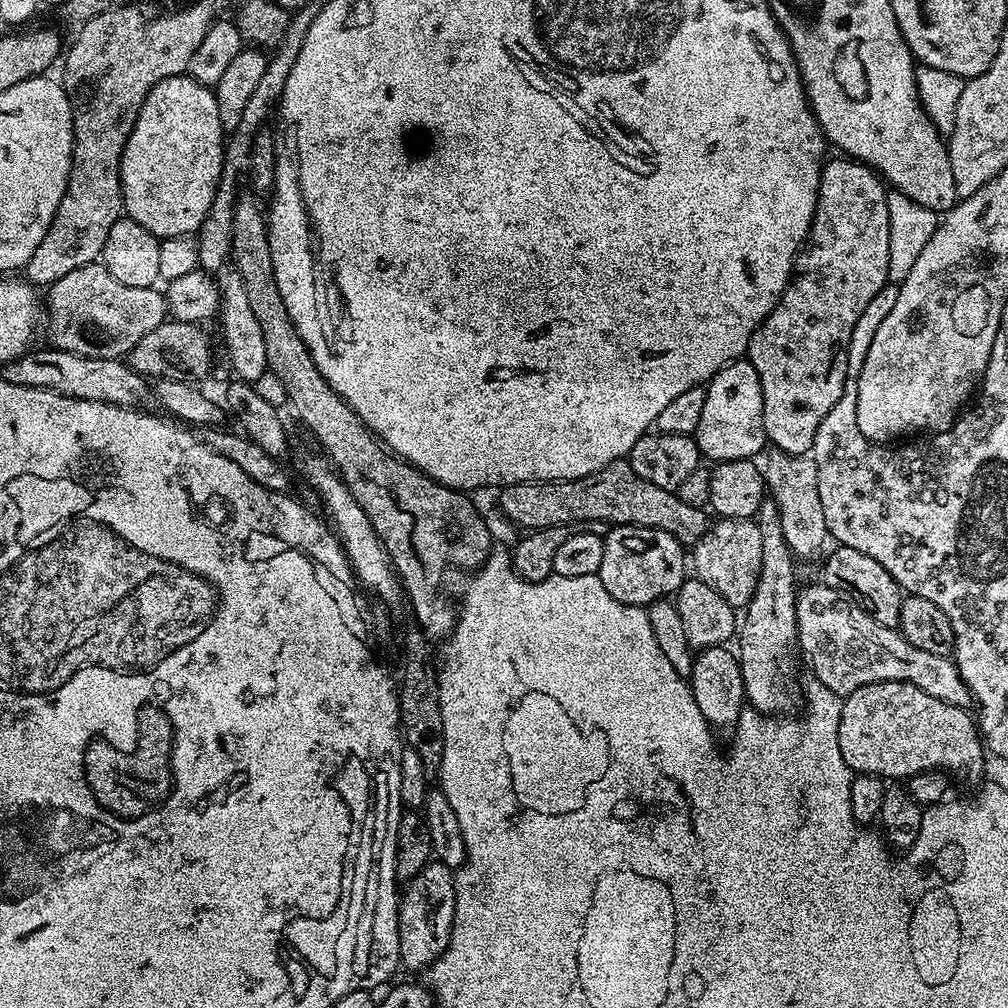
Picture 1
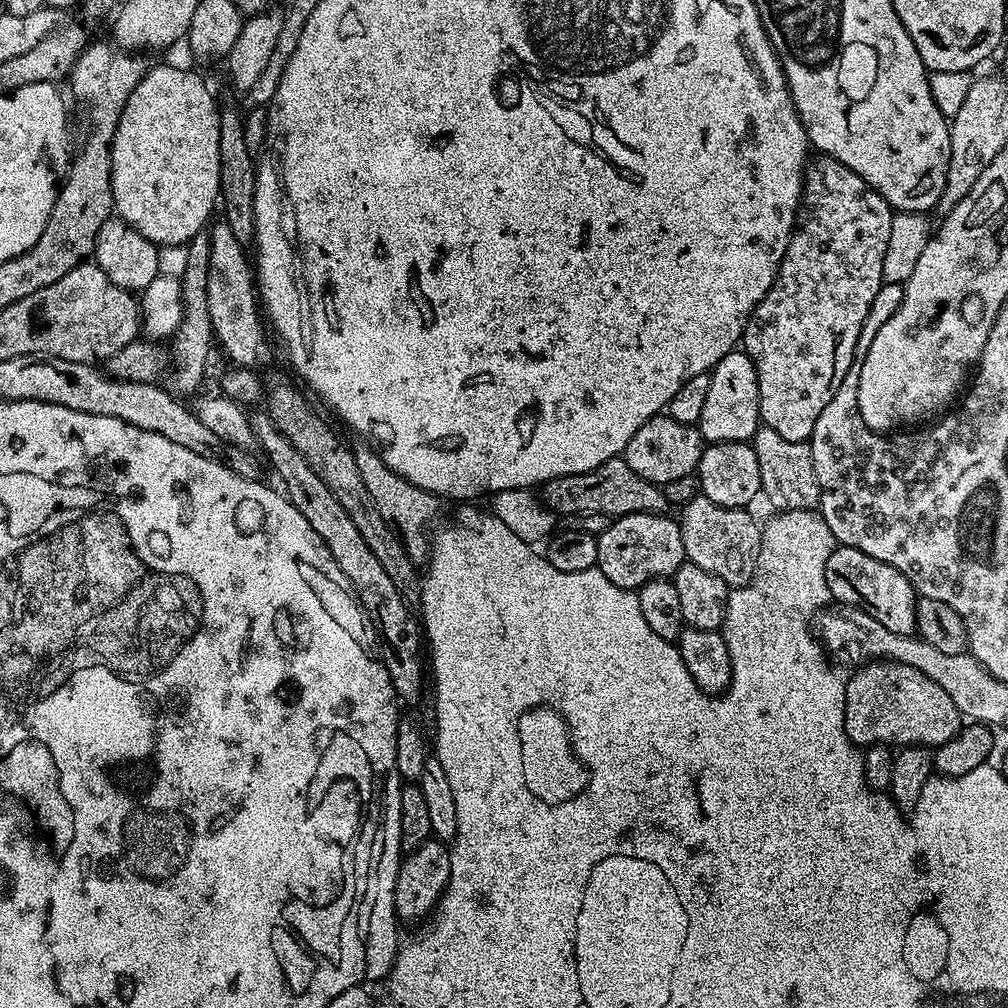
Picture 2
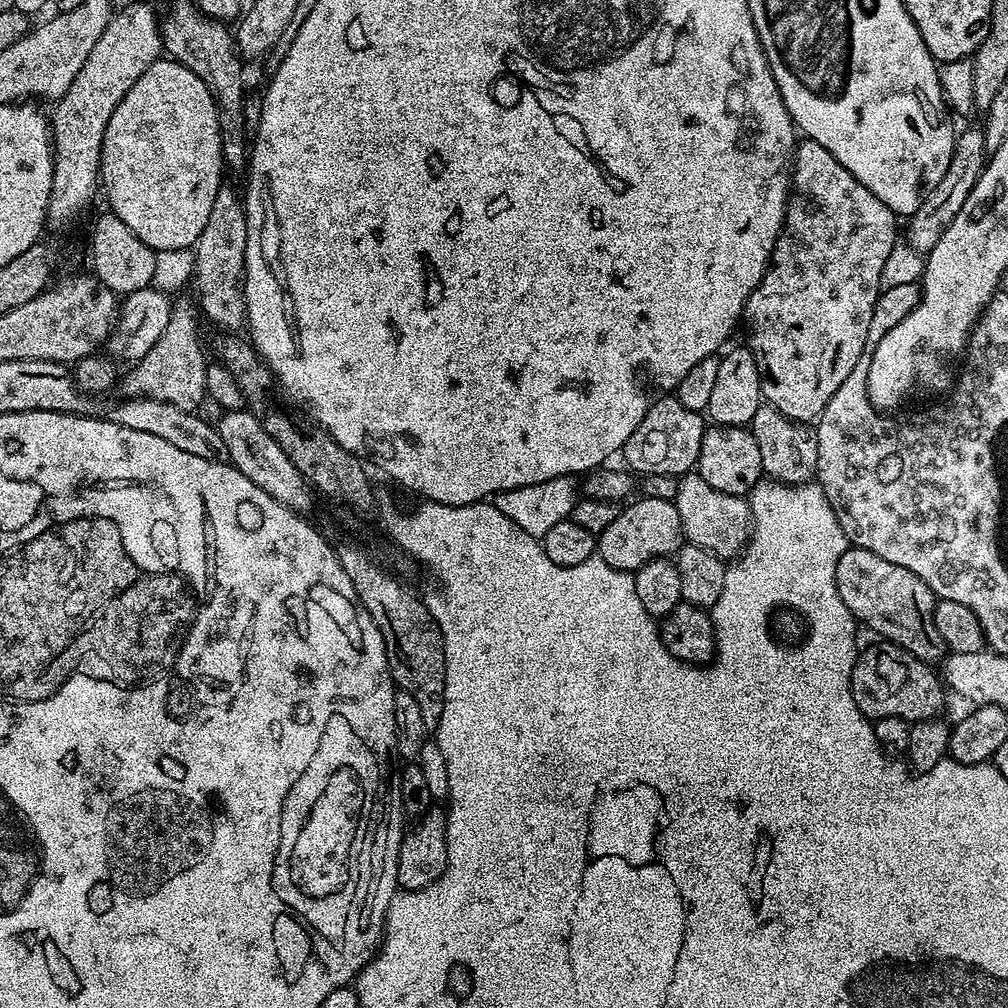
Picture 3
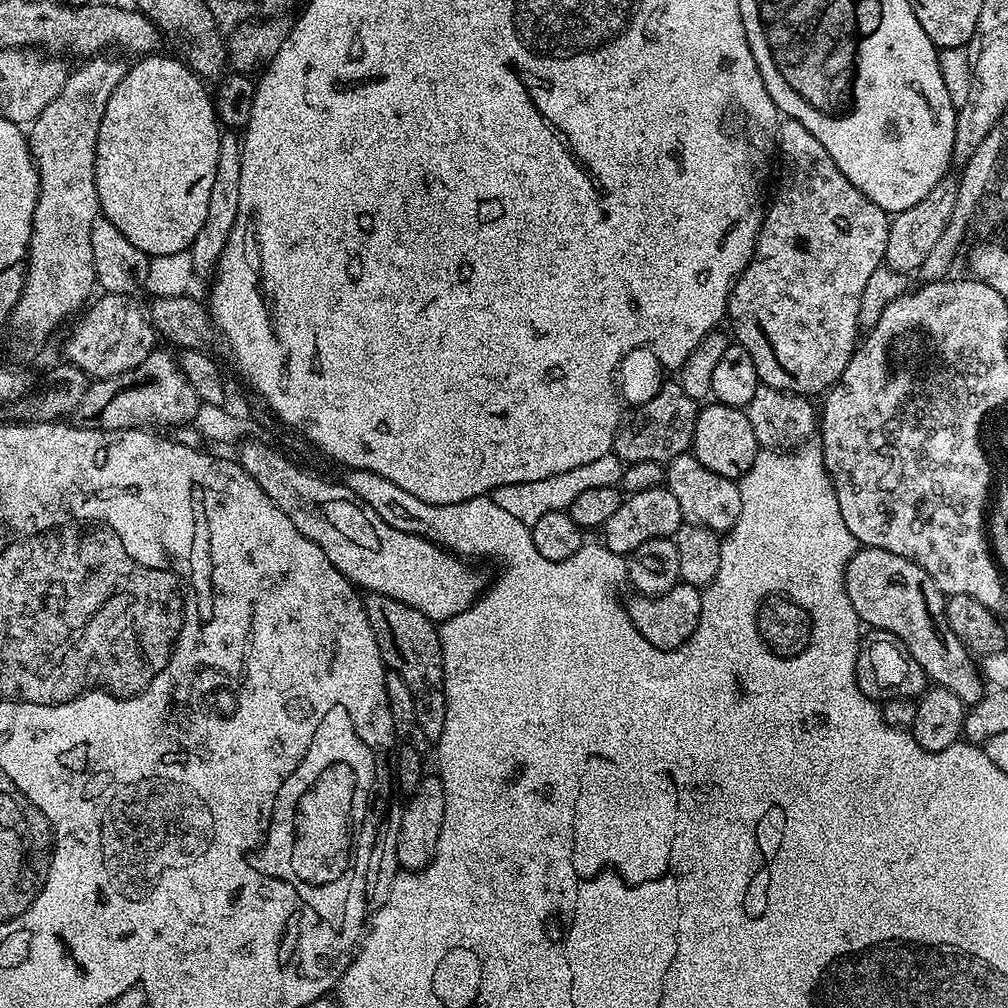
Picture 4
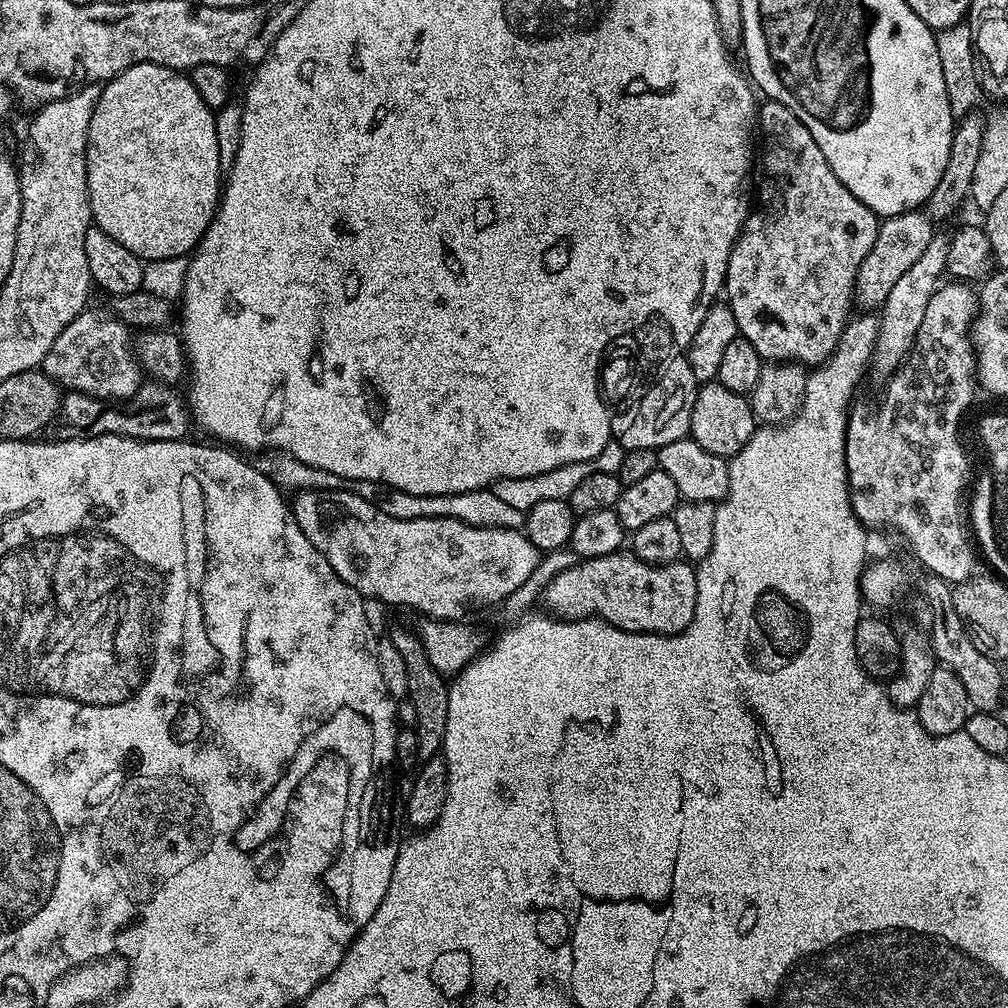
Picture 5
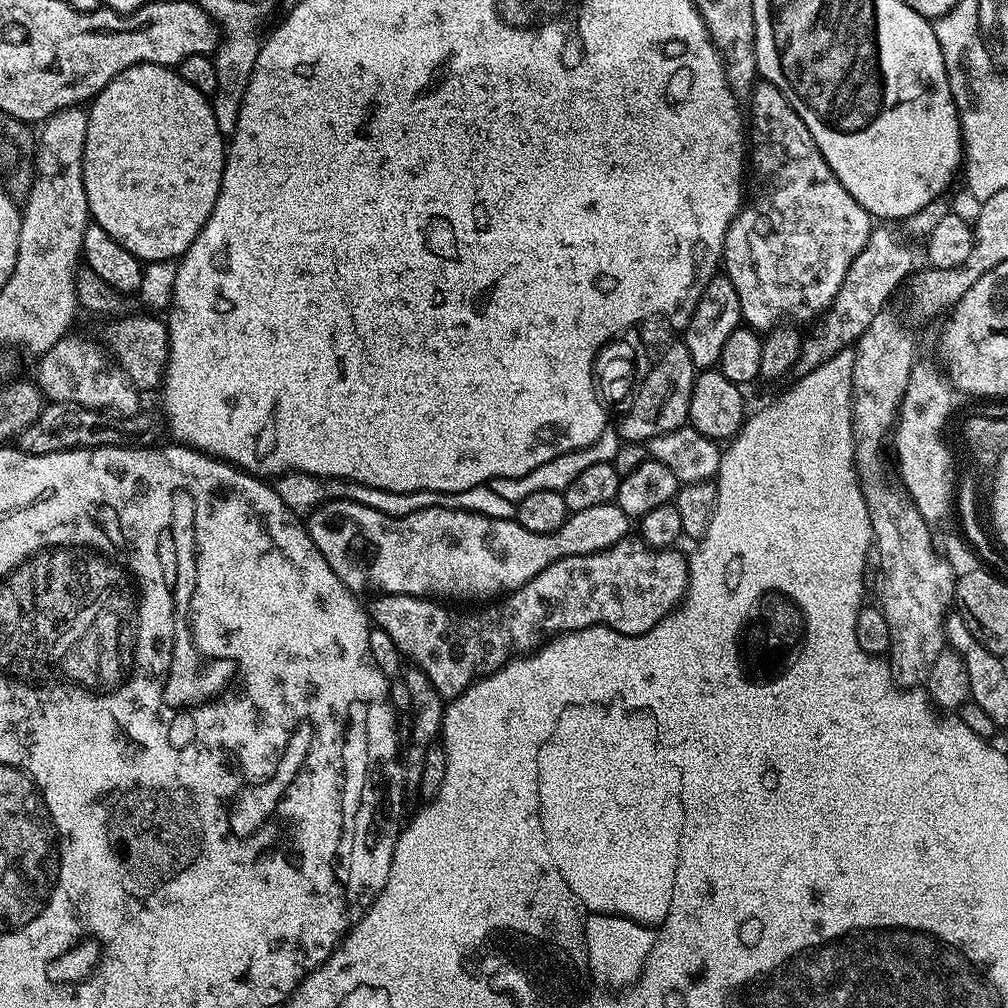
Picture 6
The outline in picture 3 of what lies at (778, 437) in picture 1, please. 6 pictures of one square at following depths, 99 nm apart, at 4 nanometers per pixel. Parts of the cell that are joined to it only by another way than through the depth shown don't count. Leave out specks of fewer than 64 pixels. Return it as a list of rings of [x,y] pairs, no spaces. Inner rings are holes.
[[[807,138],[801,139],[797,143],[794,159],[790,165],[790,191],[788,209],[784,211],[784,227],[781,228],[776,244],[772,247],[771,263],[764,271],[764,277],[744,303],[742,317],[743,327],[748,327],[747,347],[752,349],[754,358],[760,367],[760,389],[764,392],[764,400],[773,408],[777,408],[786,418],[797,422],[815,421],[824,412],[826,402],[830,402],[834,398],[834,390],[838,390],[838,386],[842,386],[842,382],[846,382],[850,373],[859,369],[860,359],[862,359],[861,364],[865,359],[866,349],[869,347],[868,331],[872,328],[872,315],[875,312],[877,315],[878,301],[882,296],[880,285],[882,266],[886,266],[886,258],[890,258],[890,250],[894,250],[894,246],[898,242],[896,220],[898,221],[897,213],[892,212],[890,206],[886,206],[886,202],[874,198],[874,194],[870,194],[870,190],[866,190],[866,186],[862,186],[862,182],[858,182],[858,178],[854,178],[854,174],[850,174],[850,170],[846,170],[846,166],[842,166],[842,162],[838,162],[830,154],[830,150],[826,150],[826,146],[818,146],[818,142]]]

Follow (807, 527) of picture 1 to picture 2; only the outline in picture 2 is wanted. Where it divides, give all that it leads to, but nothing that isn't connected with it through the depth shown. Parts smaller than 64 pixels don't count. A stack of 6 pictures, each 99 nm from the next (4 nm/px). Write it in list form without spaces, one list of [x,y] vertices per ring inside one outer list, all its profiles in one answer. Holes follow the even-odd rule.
[[[761,426],[756,429],[751,441],[754,454],[758,454],[758,470],[760,471],[760,487],[763,499],[768,499],[776,510],[794,508],[815,509],[820,503],[820,487],[814,474],[814,458],[812,445],[808,442],[790,442],[782,438],[778,430]]]

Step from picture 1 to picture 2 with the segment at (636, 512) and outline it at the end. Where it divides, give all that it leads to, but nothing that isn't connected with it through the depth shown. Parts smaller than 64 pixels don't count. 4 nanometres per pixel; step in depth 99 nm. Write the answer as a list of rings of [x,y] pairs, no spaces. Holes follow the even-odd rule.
[[[622,458],[607,460],[602,462],[602,466],[586,470],[582,474],[570,474],[548,481],[543,485],[542,499],[553,512],[561,517],[571,516],[571,518],[590,514],[615,518],[631,512],[663,513],[669,507],[663,487],[651,484],[646,478],[634,474],[634,470],[630,470],[630,466],[626,466]]]

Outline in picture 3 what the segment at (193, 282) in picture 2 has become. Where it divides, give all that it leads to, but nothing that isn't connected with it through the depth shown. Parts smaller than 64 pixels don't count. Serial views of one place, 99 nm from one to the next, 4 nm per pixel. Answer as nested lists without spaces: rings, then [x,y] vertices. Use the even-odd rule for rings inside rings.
[[[177,299],[172,305],[170,322],[166,330],[162,330],[162,338],[150,346],[150,354],[135,361],[119,381],[119,395],[124,398],[152,395],[155,400],[170,402],[187,412],[196,412],[199,404],[206,400],[208,390],[208,366],[206,344],[200,341],[201,313],[195,299]],[[197,312],[197,313],[196,313]],[[124,380],[124,381],[123,381]]]

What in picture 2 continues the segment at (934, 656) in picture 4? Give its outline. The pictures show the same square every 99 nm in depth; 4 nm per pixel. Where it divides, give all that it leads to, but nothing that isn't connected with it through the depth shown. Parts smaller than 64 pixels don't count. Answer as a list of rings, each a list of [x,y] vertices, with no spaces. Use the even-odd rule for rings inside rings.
[[[837,546],[826,562],[826,586],[833,601],[841,600],[844,606],[855,606],[868,611],[886,630],[899,636],[916,632],[916,601],[918,593],[912,583],[894,566],[870,558],[857,548]]]

